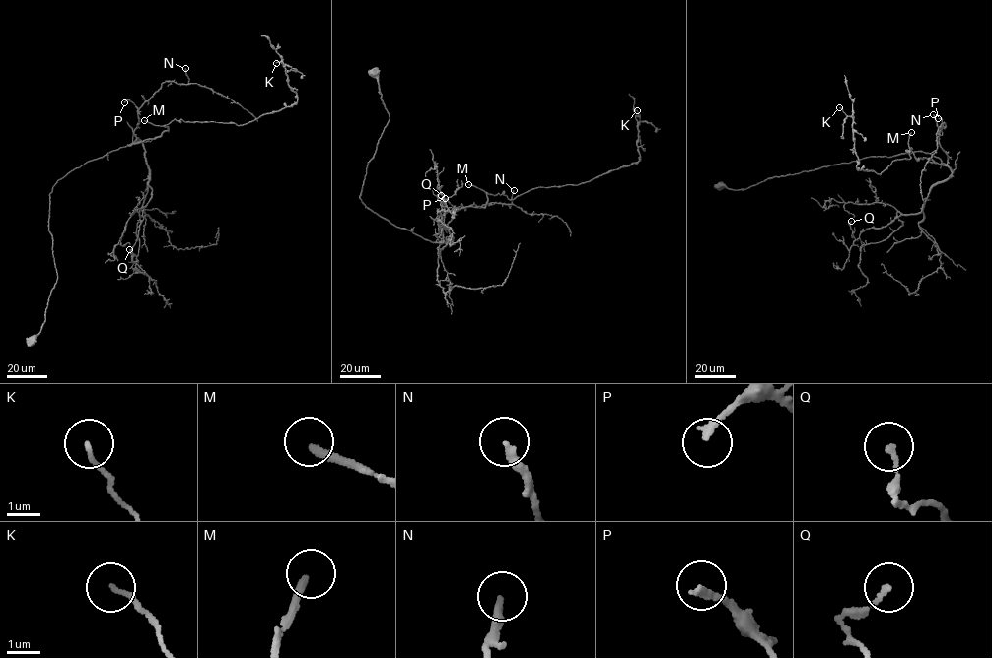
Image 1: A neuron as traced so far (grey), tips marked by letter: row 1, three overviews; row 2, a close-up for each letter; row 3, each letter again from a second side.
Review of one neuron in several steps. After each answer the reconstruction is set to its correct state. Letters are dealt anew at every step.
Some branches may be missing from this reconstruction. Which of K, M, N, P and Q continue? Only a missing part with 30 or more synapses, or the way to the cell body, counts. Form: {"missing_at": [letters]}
{"missing_at": ["M"]}

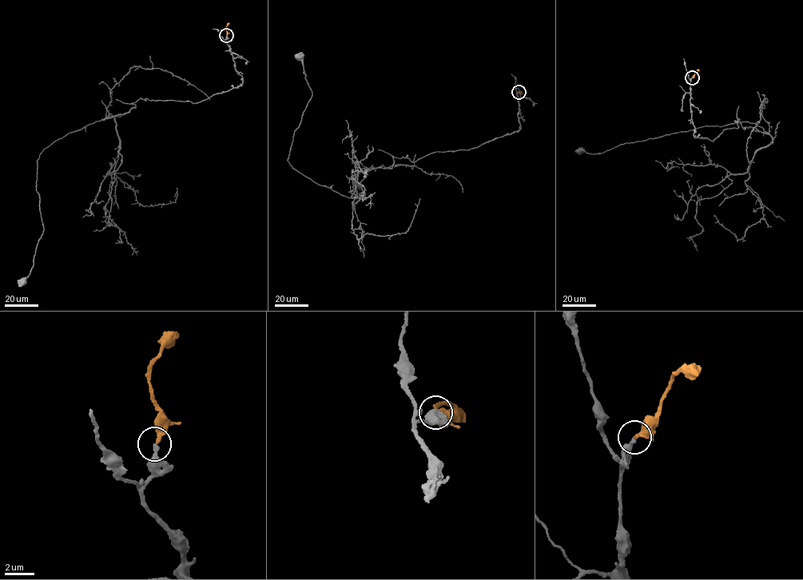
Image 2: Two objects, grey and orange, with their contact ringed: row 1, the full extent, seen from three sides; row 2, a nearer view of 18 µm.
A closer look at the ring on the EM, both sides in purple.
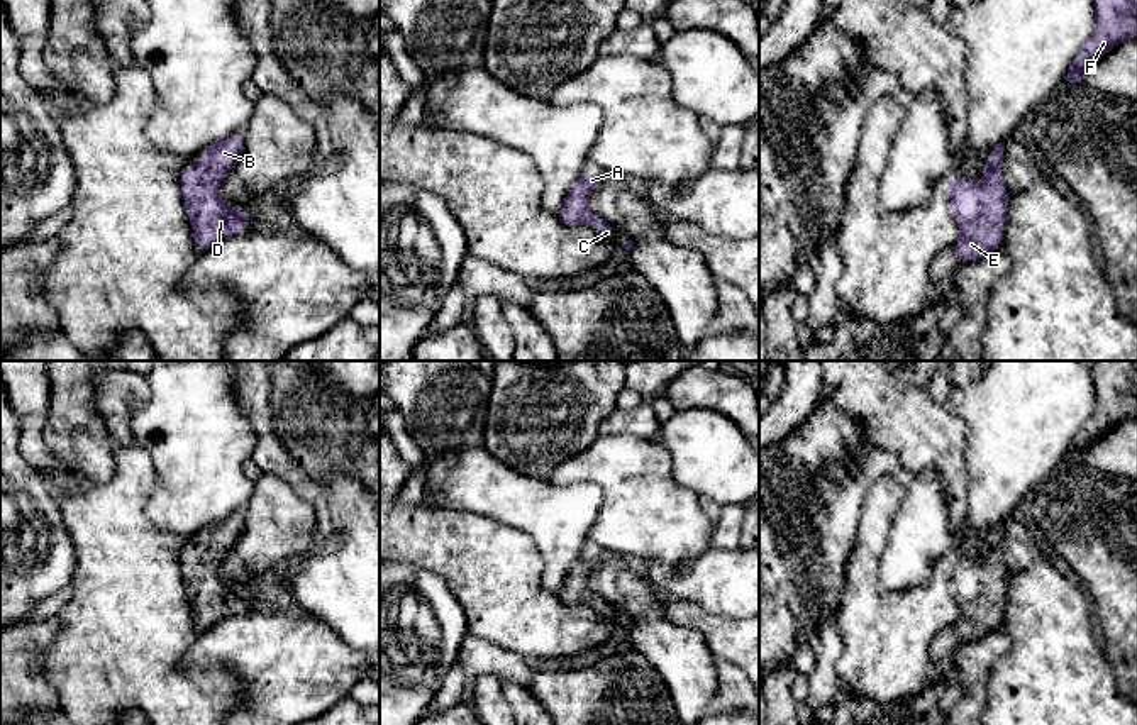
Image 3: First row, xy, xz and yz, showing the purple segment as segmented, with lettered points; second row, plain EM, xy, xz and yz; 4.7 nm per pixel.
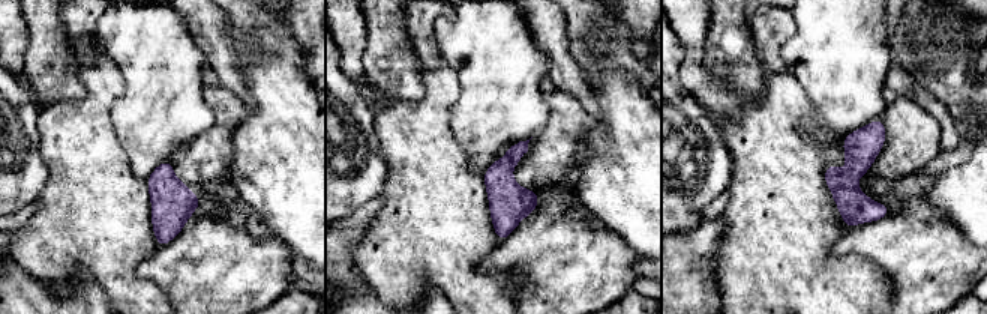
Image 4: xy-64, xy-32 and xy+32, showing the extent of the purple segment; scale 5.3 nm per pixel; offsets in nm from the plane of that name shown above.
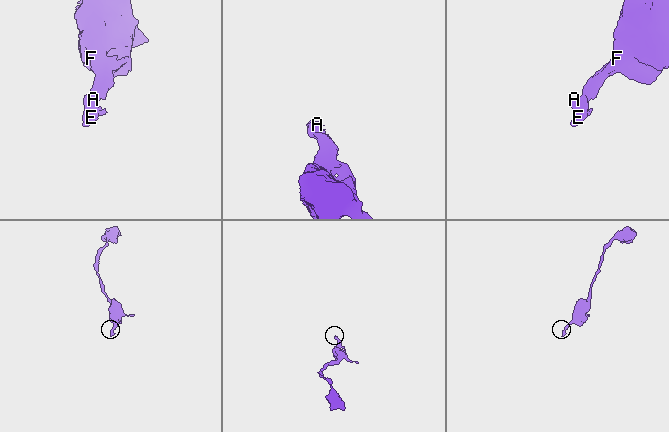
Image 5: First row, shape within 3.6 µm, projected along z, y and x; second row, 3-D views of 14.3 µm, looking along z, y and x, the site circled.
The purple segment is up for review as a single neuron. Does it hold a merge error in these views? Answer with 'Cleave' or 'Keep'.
Keep

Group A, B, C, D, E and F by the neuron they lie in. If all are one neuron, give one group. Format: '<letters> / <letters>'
A B C D E F

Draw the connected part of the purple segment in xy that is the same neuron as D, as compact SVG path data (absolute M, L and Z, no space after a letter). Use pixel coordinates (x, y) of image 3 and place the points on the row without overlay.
M244 512L229 515L202 530L198 545L188 545L180 554L181 574L200 634L219 620L251 608L249 596L225 584L217 573L217 566L236 545L242 530Z

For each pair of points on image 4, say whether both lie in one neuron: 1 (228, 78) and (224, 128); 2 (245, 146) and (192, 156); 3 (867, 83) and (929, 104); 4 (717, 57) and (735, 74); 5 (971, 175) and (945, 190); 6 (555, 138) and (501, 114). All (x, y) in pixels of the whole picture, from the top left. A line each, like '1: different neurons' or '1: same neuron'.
1: different neurons
2: different neurons
3: different neurons
4: same neuron
5: same neuron
6: different neurons

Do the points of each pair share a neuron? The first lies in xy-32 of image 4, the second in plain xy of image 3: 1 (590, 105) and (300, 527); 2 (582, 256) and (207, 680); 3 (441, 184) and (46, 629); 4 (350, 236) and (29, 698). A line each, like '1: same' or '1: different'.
1: different
2: different
3: different
4: same

